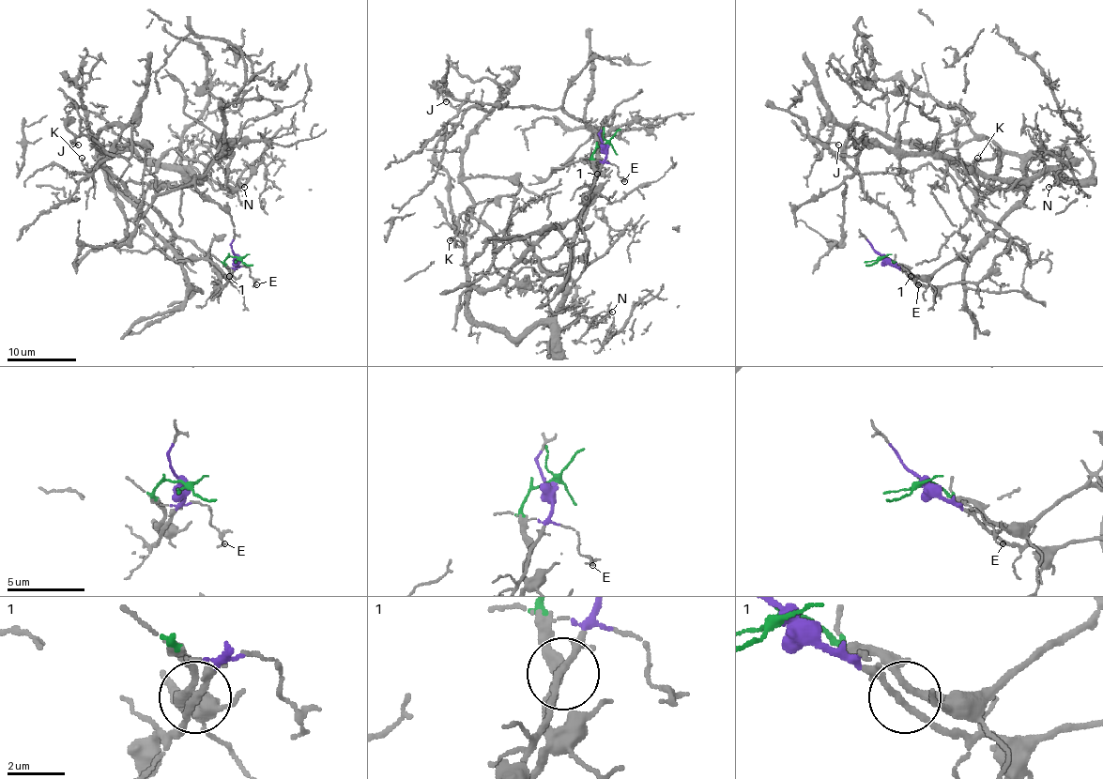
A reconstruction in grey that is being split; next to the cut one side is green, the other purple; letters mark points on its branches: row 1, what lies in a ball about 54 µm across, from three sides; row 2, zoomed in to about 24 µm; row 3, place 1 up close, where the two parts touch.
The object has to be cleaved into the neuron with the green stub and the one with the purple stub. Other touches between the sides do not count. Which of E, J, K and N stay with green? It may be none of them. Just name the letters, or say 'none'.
N

